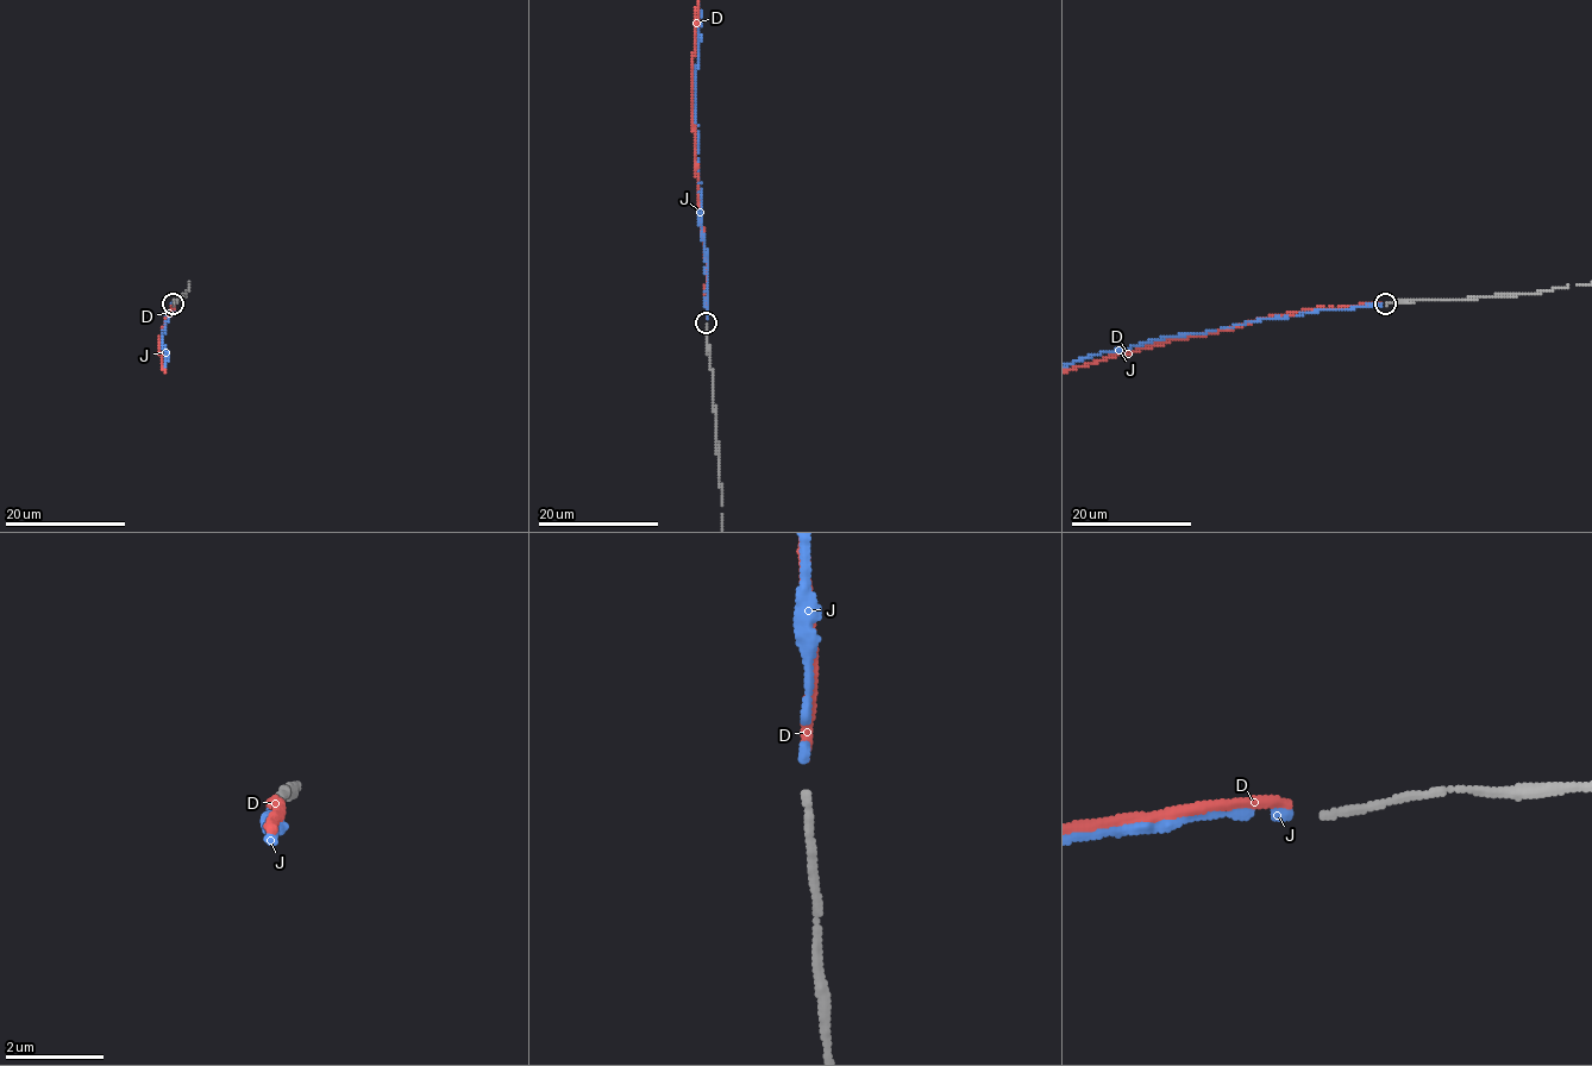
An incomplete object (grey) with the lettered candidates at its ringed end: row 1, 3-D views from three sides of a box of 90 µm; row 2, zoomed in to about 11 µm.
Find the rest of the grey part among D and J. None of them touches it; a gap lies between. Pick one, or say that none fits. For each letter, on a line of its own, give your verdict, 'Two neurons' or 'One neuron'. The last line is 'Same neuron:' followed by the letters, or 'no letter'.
D: Two neurons
J: One neuron
Same neuron: J

